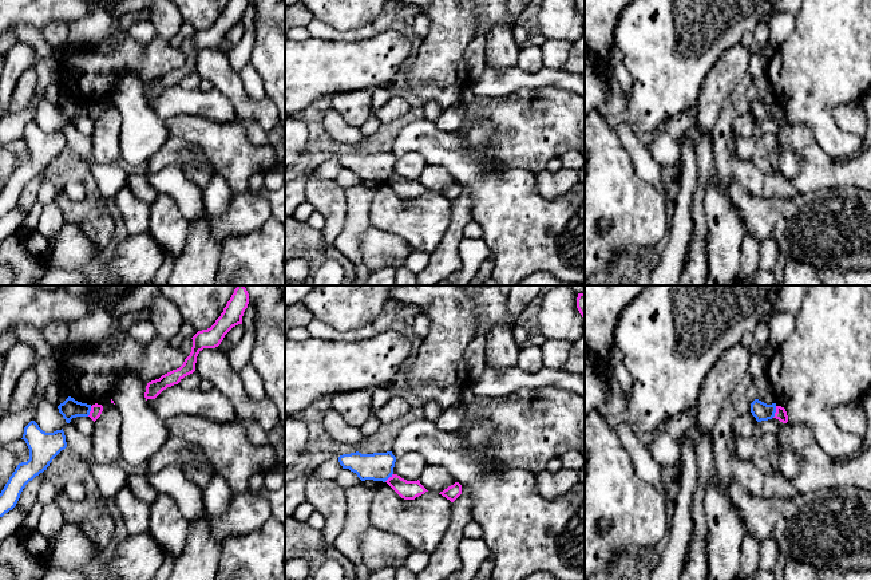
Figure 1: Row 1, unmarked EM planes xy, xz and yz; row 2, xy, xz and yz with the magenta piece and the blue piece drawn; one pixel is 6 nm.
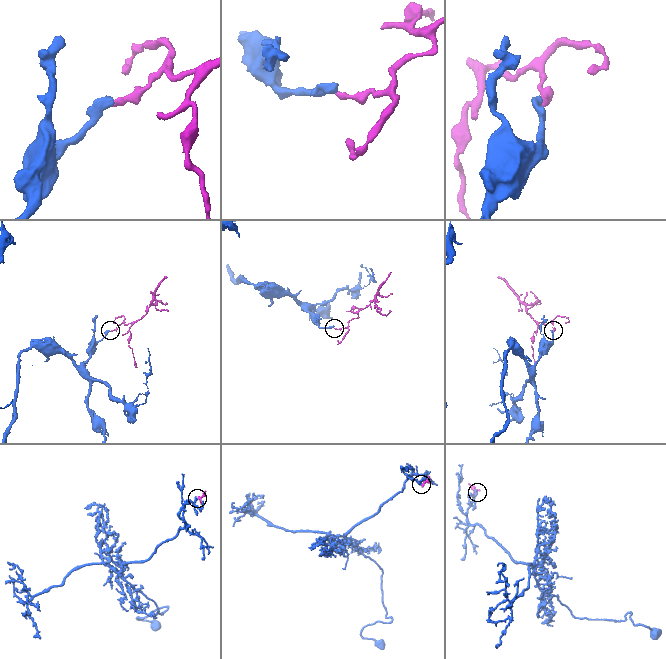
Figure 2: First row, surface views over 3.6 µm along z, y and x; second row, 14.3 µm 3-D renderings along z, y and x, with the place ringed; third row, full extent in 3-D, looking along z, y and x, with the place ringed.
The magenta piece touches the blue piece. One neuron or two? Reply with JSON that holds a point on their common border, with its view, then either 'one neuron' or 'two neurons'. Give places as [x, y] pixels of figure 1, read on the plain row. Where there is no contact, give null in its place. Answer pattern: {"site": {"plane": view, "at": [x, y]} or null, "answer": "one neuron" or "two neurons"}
{"site": {"plane": "yz", "at": [776, 111]}, "answer": "two neurons"}

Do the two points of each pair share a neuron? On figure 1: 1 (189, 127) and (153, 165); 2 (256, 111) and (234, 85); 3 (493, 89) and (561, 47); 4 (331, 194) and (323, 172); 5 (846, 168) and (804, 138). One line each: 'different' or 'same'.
1: different
2: same
3: different
4: different
5: same

